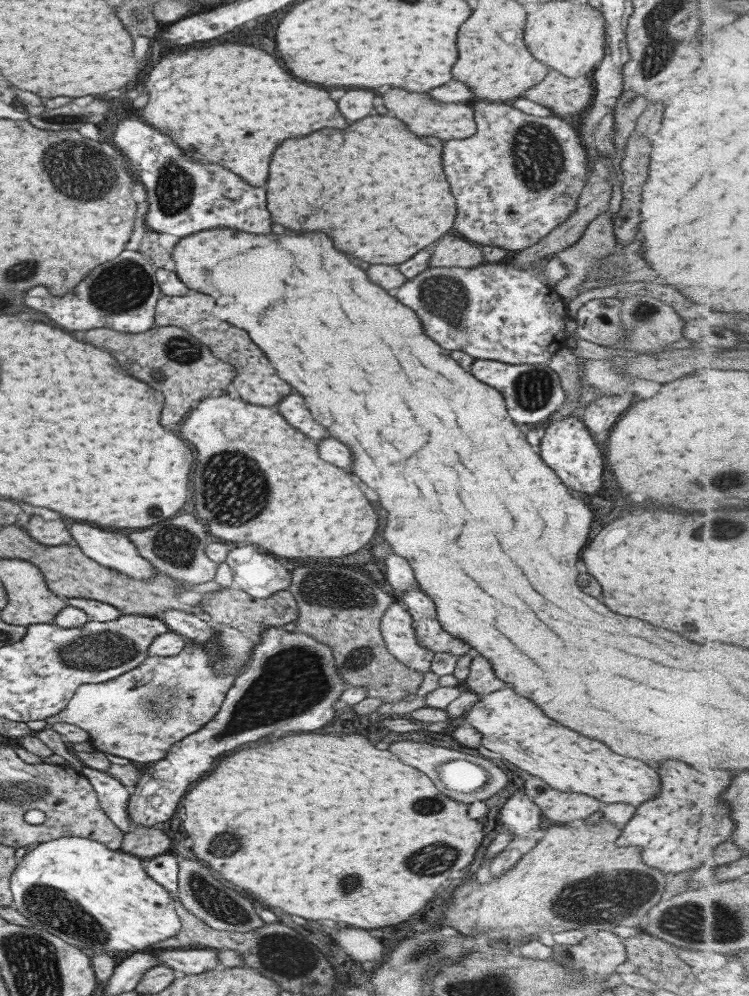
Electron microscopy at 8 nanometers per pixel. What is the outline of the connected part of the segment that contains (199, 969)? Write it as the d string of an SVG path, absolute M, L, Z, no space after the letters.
M166 949L155 958L159 964L183 972L185 975L198 975L218 968L216 949Z

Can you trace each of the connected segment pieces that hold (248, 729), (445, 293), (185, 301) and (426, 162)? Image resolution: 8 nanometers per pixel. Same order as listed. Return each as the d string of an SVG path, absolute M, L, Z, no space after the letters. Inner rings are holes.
M265 627L259 634L261 640L254 644L250 659L243 672L234 676L233 686L225 694L219 711L213 718L206 722L197 732L185 736L179 742L175 742L165 756L154 762L152 767L143 769L137 779L134 792L128 796L127 815L130 823L146 828L155 827L171 818L173 810L177 808L177 802L187 792L187 786L195 782L201 774L205 774L209 768L213 768L215 760L241 744L255 742L263 736L275 734L275 732L295 732L295 730L315 730L323 724L328 724L334 716L333 703L339 700L339 695L348 690L335 668L334 658L330 648L326 644L303 634L301 632L287 632L280 627Z
M483 263L471 268L427 267L397 287L395 298L411 308L423 326L425 336L445 350L460 350L471 358L496 360L505 364L546 364L567 339L566 309L559 295L531 272L499 263Z
M189 292L183 296L161 294L154 306L154 326L181 327L204 344L215 358L235 367L236 375L230 383L239 399L249 404L274 408L275 402L278 403L283 396L291 394L291 388L281 378L277 378L271 364L265 360L261 350L247 338L243 330L222 322L211 313L213 306L211 296L198 292Z
M367 116L347 126L343 130L343 148L341 130L333 128L323 128L303 138L285 140L279 148L275 148L269 162L265 190L271 222L287 226L287 230L319 230L333 240L335 248L369 264L401 264L421 248L441 238L453 224L455 204L439 164L442 143L437 138L417 138L409 134L399 120L387 116ZM337 174L341 176L341 188L363 188L363 192L337 192ZM319 204L321 214L327 216L313 218L311 208L319 208Z

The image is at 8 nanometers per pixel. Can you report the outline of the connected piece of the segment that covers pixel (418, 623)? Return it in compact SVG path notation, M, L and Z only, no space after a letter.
M415 586L409 588L400 596L399 604L411 617L411 628L421 648L432 653L447 653L451 656L461 656L469 650L465 642L447 634L436 619L434 604L424 592Z

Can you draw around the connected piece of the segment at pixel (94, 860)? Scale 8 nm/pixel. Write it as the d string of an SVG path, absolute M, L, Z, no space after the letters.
M63 836L48 840L43 844L38 844L29 853L21 857L21 860L16 863L10 876L10 893L12 894L10 907L19 912L27 920L30 920L34 926L41 930L46 930L49 934L60 938L71 946L77 946L77 948L83 950L91 950L94 954L111 954L113 952L131 954L144 951L149 949L149 946L152 946L152 944L157 944L175 936L180 931L182 925L174 909L174 900L169 897L168 891L147 876L147 873L141 868L141 862L139 862L138 857L123 853L121 850L113 851L105 848L105 846L98 842L79 836Z

